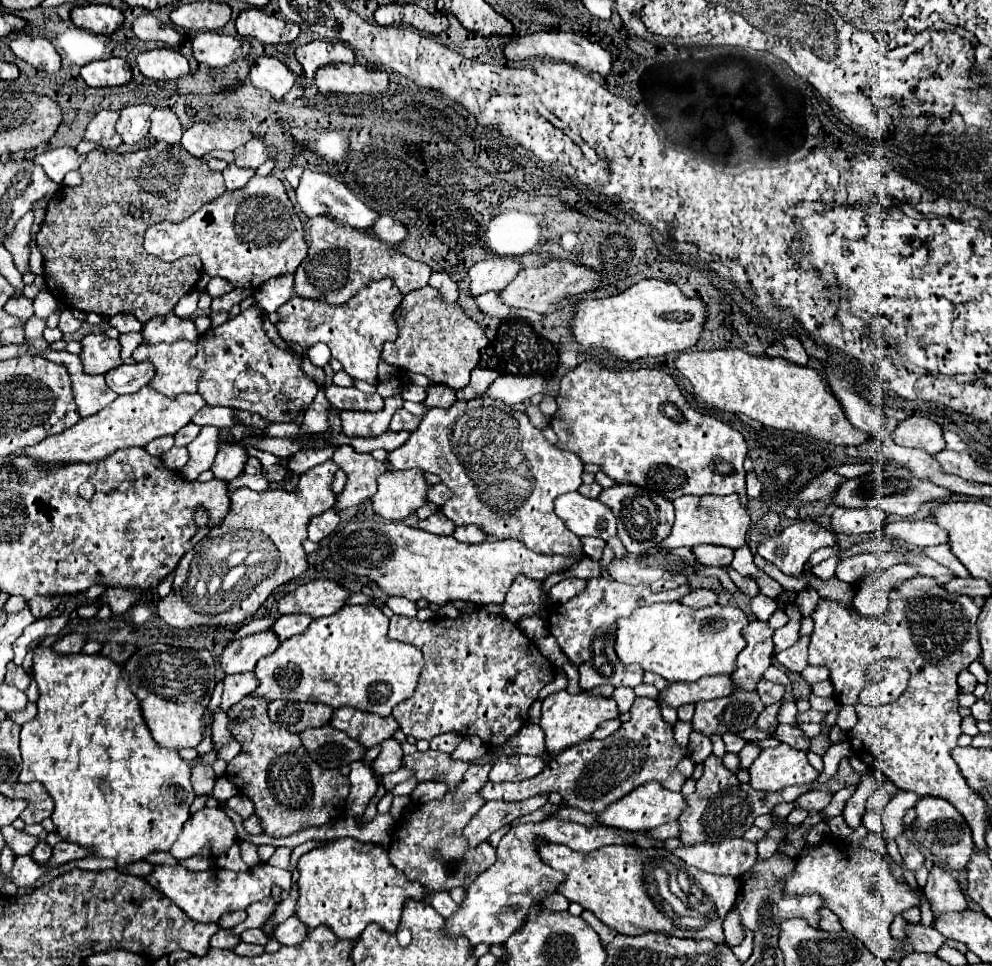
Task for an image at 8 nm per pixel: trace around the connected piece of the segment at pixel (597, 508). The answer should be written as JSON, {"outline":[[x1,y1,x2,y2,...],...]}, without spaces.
{"outline":[[578,492,562,494,554,500,554,510,566,528,578,536,596,536,610,540,616,534,616,518,612,510,598,500]]}

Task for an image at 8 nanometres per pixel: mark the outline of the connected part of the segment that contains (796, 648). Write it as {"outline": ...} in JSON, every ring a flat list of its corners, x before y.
{"outline":[[802,616,800,620,800,638,794,646,788,650,782,650,776,654,776,660,790,672,802,672,808,666,808,644,810,644,810,634,812,634,814,622,810,616]]}

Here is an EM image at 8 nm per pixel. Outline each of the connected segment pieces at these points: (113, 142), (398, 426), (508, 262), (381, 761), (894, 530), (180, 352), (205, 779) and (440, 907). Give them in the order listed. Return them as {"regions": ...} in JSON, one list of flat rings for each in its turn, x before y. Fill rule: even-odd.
{"regions":[[[100,110,94,116,94,120,88,124,84,140,94,140,102,148,116,148,116,146,120,146,122,138,120,138,120,134,114,128,118,116,120,116,118,110]],[[400,408,400,410,396,410,396,412,394,412,394,416,392,416,392,422,390,422,390,426,388,426,388,428,390,428,392,432,400,432,400,430,414,432,418,424,420,424,420,418,412,416,408,410]],[[490,258,474,264,470,274,470,292,472,296,480,296,488,290,504,290,518,274,520,262,516,258]],[[390,738,390,740,384,740,382,742,382,752,380,756,376,758,374,762,374,768,380,772,380,774,386,774,386,772,396,772,400,766,402,766,402,748,400,744]],[[894,520,884,526,884,534,886,538,908,544,910,548,938,546,948,542,948,532,932,520]],[[172,342,172,344,140,344,134,350,134,360,148,360,156,368,156,376,150,388,168,394,170,398,182,392,196,392,200,370,190,366,190,358,196,354,196,342]],[[208,752,200,756,200,764,192,768,192,786,196,790,196,796,212,798,212,788,216,782,216,774,212,770,214,760,216,760,216,752]],[[438,892,438,894,430,894,428,896,428,902,444,916,444,918,450,918,452,914,456,914,456,910,460,908,460,904,456,904,448,892]]]}

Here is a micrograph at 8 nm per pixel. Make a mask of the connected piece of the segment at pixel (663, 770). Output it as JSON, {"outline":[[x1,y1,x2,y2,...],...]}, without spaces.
{"outline":[[636,698,630,708,630,722,622,724,612,736,606,740,588,740,580,742,580,746,572,746,572,750,564,750,554,760,550,760,540,774,532,780,522,782,488,782,480,794,484,800,504,800,518,802,532,798,536,794,560,792,570,807,580,808,584,812,598,814,612,802,620,800,636,786,656,780,664,788,680,792,680,772,676,770,678,762,688,756,686,748,680,748,674,740,674,730,670,724,662,720,660,708,652,698]]}

